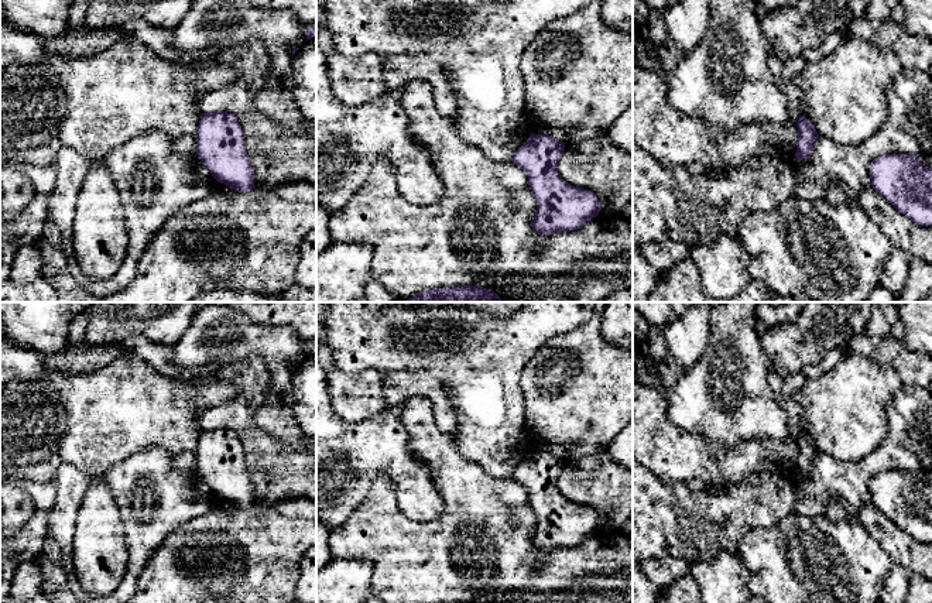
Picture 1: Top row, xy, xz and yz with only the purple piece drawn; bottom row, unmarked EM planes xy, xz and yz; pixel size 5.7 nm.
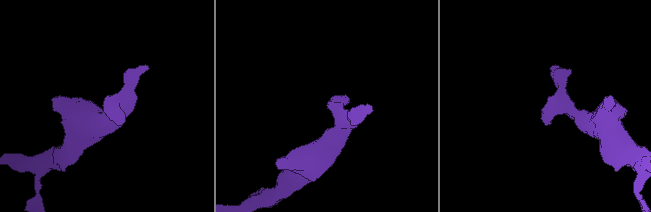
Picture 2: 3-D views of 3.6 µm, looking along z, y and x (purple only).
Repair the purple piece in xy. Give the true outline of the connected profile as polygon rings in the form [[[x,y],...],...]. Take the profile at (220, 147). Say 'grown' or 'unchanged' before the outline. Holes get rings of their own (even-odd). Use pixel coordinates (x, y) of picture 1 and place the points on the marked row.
unchanged | [[[203,113],[195,137],[196,155],[217,182],[237,192],[256,189],[243,129],[233,113]]]

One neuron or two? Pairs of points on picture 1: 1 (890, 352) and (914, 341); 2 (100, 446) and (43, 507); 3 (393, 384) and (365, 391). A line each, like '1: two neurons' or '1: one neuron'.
1: two neurons
2: two neurons
3: two neurons

